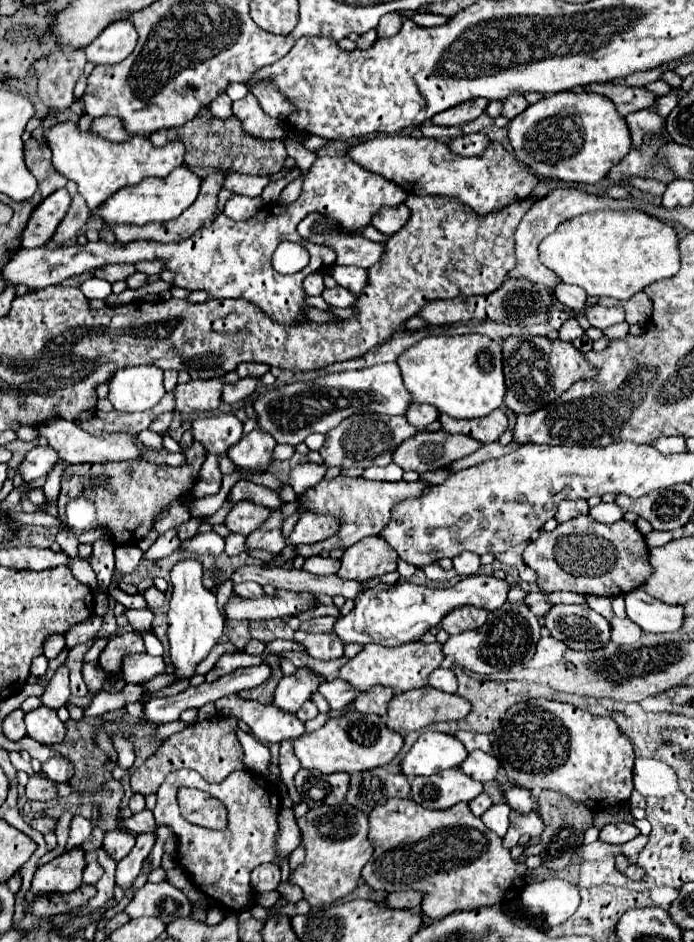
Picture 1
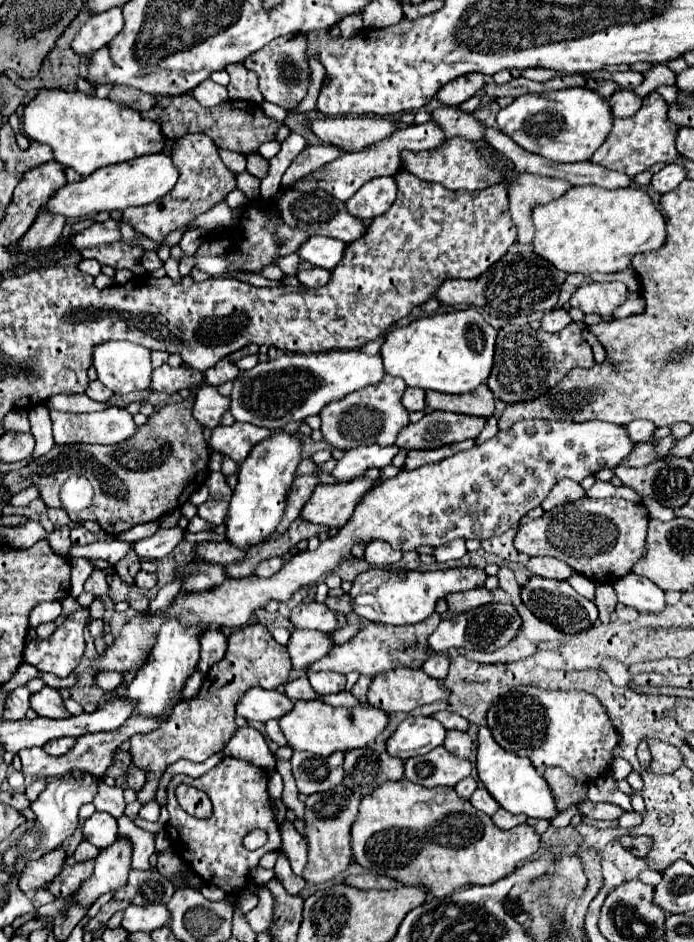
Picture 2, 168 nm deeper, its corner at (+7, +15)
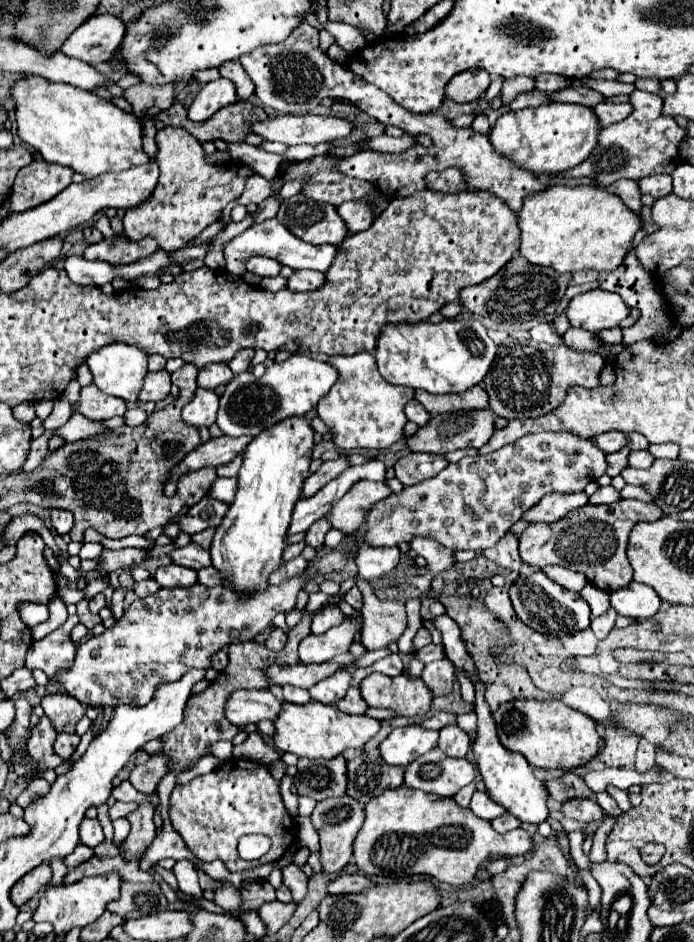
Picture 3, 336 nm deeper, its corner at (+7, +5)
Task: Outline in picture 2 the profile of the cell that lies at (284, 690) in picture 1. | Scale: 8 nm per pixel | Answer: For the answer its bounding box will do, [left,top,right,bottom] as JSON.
[287,630,331,674]

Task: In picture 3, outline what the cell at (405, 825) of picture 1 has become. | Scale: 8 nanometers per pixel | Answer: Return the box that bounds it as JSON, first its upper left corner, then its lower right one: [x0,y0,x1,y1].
[353,784,533,886]

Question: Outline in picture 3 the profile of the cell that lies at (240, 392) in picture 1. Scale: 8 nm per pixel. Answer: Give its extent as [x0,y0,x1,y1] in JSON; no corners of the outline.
[197,364,233,390]

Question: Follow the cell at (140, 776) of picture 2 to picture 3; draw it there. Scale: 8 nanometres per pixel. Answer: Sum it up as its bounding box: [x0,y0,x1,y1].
[129,754,169,794]

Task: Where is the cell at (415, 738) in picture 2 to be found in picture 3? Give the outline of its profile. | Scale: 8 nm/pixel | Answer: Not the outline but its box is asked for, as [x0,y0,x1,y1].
[379,724,439,766]

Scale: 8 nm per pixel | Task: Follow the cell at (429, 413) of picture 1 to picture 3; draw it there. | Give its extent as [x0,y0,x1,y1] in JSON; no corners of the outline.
[405,400,429,426]

